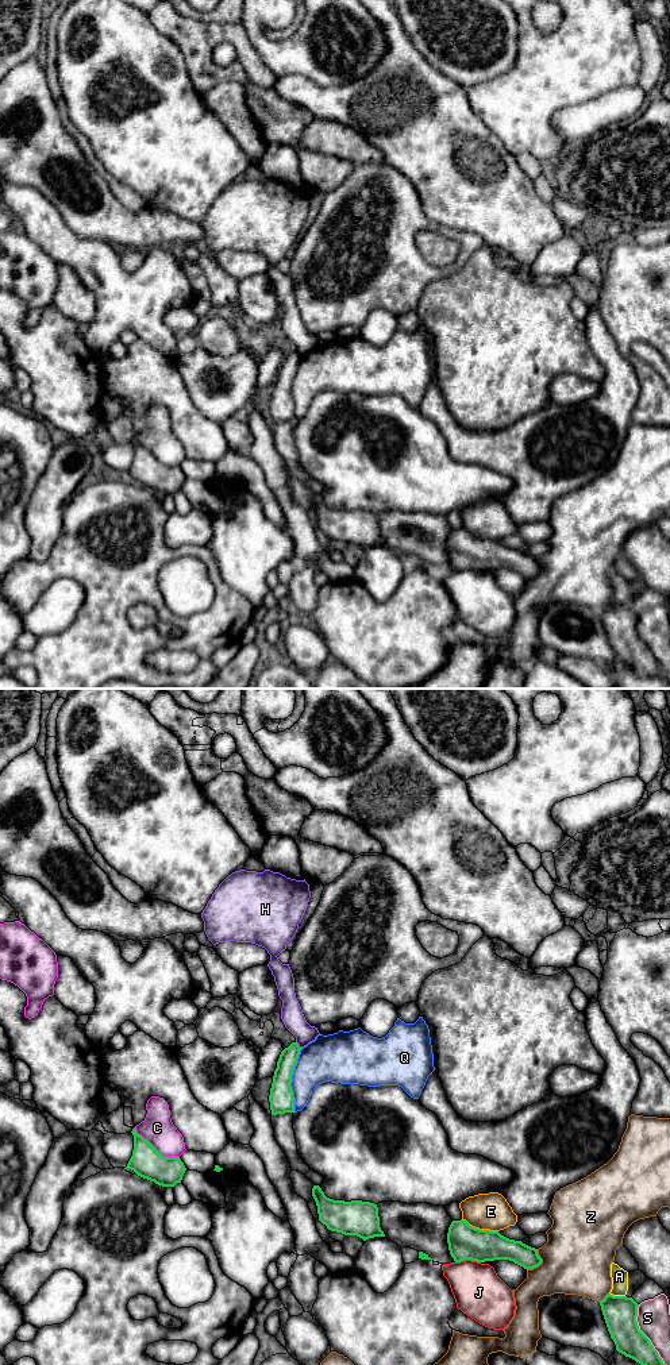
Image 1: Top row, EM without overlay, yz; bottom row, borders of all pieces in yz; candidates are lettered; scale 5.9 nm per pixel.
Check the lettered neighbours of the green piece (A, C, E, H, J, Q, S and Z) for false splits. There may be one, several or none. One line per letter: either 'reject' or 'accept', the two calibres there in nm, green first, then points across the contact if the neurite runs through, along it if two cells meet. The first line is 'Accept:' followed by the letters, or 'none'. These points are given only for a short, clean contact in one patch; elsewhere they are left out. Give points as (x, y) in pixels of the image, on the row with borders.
Accept: none
A: reject; 200 nm thick on the green side, 100 nm on the other; border along yz (609, 1292), (624, 1296)
C: reject; 190 nm thick on the green side, 190 nm on the other
E: reject; 200 nm thick on the green side, 220 nm on the other
H: reject; 110 nm thick on the green side, 130 nm on the other; border along yz (296, 1041), (300, 1048)
J: reject; 200 nm thick on the green side, 300 nm on the other
Q: reject; 150 nm thick on the green side, 260 nm on the other
S: reject; 200 nm thick on the green side, 190 nm on the other
Z: reject; 140 nm thick on the green side, 420 nm on the other

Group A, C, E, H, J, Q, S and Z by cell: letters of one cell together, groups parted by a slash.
A / C / E / H / J / Q / S / Z

